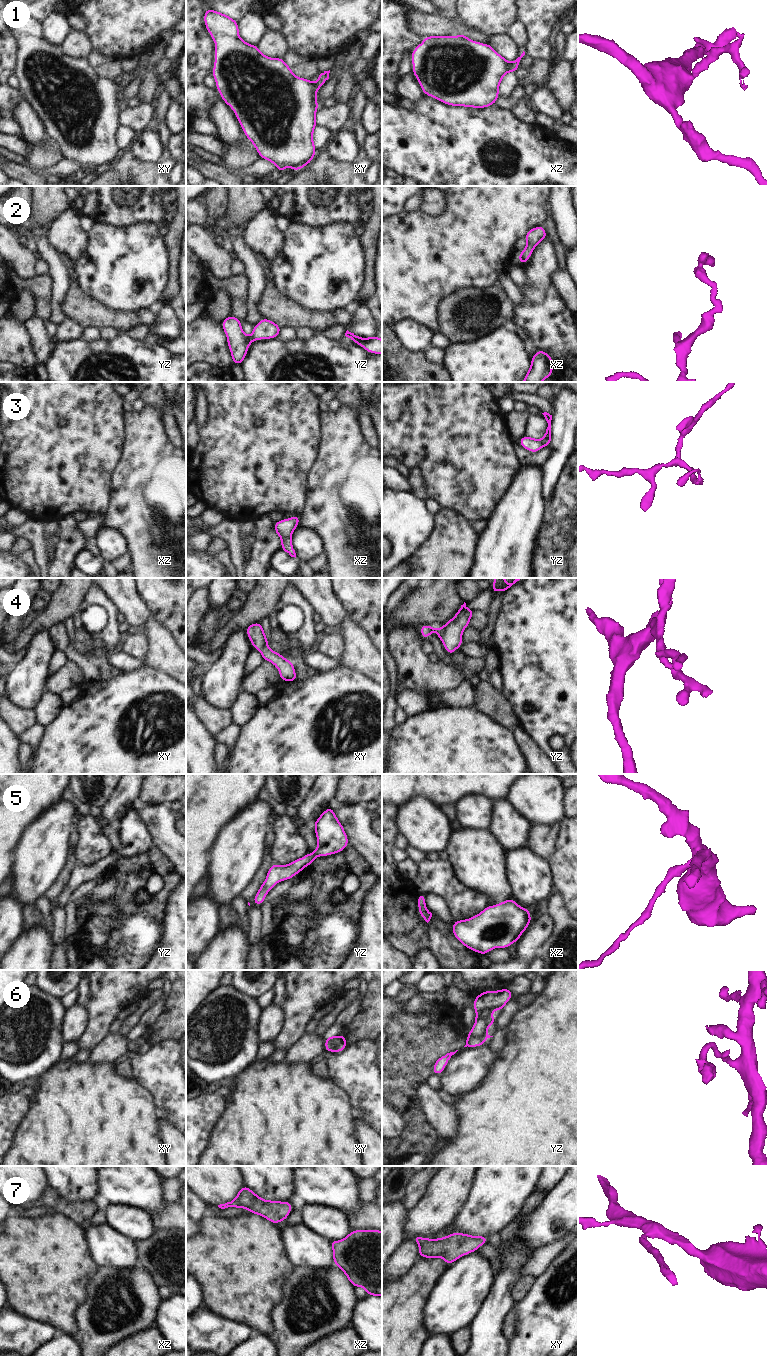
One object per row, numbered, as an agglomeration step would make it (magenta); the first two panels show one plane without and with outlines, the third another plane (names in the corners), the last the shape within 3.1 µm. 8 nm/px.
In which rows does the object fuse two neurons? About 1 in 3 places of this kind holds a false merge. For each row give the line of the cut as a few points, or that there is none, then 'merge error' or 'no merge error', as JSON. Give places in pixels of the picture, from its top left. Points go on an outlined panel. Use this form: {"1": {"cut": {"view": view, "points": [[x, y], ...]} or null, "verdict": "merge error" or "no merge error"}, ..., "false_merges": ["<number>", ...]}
{"1": {"cut": null, "verdict": "no merge error"}, "2": {"cut": null, "verdict": "no merge error"}, "3": {"cut": null, "verdict": "no merge error"}, "4": {"cut": null, "verdict": "no merge error"}, "5": {"cut": null, "verdict": "no merge error"}, "6": {"cut": null, "verdict": "no merge error"}, "7": {"cut": null, "verdict": "no merge error"}, "false_merges": []}

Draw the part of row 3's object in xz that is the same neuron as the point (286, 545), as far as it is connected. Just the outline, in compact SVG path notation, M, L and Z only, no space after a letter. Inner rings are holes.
M293 515L289 519L282 519L274 523L274 530L280 537L282 544L280 549L296 558L295 550L292 546L292 532L298 527L300 521L299 515Z

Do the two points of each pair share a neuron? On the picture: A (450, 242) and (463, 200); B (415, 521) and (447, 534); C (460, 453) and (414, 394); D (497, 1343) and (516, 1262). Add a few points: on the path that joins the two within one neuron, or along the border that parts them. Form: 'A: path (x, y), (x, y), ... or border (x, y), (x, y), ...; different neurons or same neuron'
A: path (460, 232), (463, 210); same neuron
B: border (435, 515), (435, 526), (431, 534), (419, 546); different neurons
C: path (452, 438), (425, 409); same neuron
D: path (494, 1323), (494, 1307), (499, 1301), (503, 1282); same neuron

